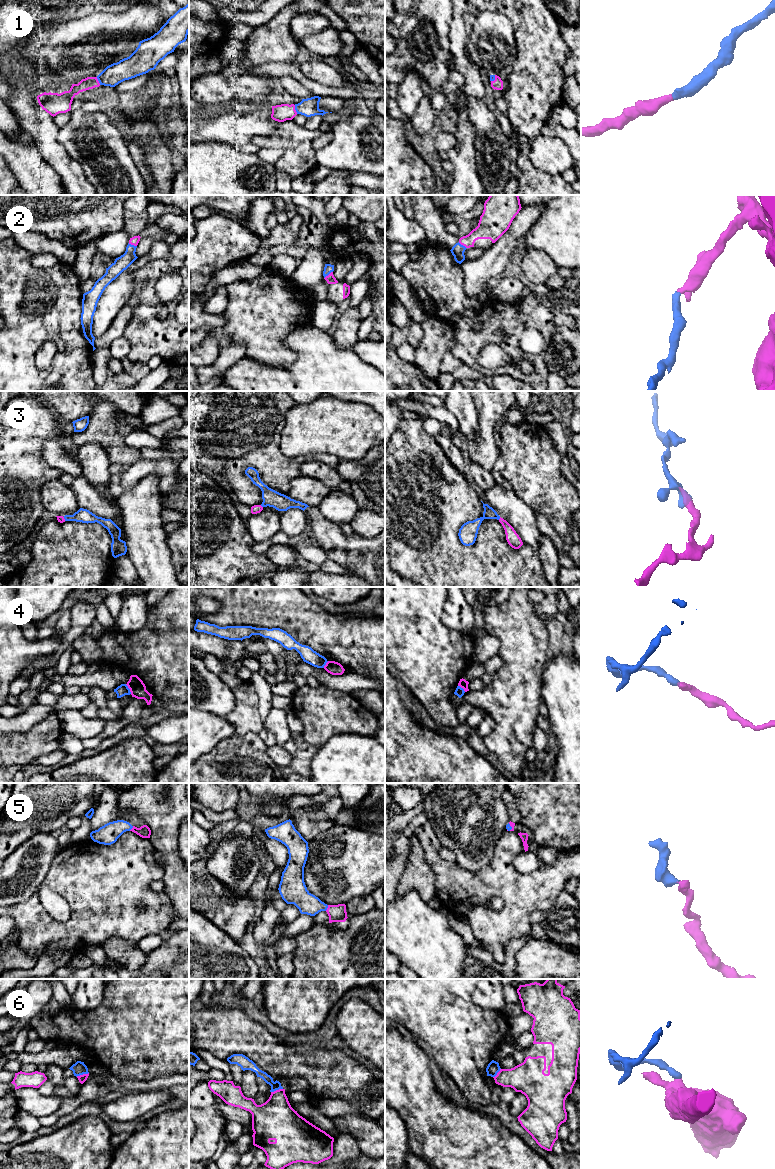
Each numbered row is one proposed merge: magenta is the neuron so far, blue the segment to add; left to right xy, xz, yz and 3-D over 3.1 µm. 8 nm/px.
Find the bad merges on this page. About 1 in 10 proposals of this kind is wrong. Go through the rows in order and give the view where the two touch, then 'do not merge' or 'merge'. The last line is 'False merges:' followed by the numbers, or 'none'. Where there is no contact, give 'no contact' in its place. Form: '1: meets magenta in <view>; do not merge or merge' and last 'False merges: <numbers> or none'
1: meets magenta in xz; merge
2: meets magenta in xz; merge
3: meets magenta in yz; merge
4: meets magenta in xy; do not merge
5: meets magenta in xz; merge
6: meets magenta in xy; do not merge
False merges: 4, 6

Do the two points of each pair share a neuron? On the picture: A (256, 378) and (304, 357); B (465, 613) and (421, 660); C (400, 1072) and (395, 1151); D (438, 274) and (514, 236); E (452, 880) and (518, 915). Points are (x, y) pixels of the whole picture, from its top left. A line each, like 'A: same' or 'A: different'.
A: same
B: different
C: different
D: different
E: same

